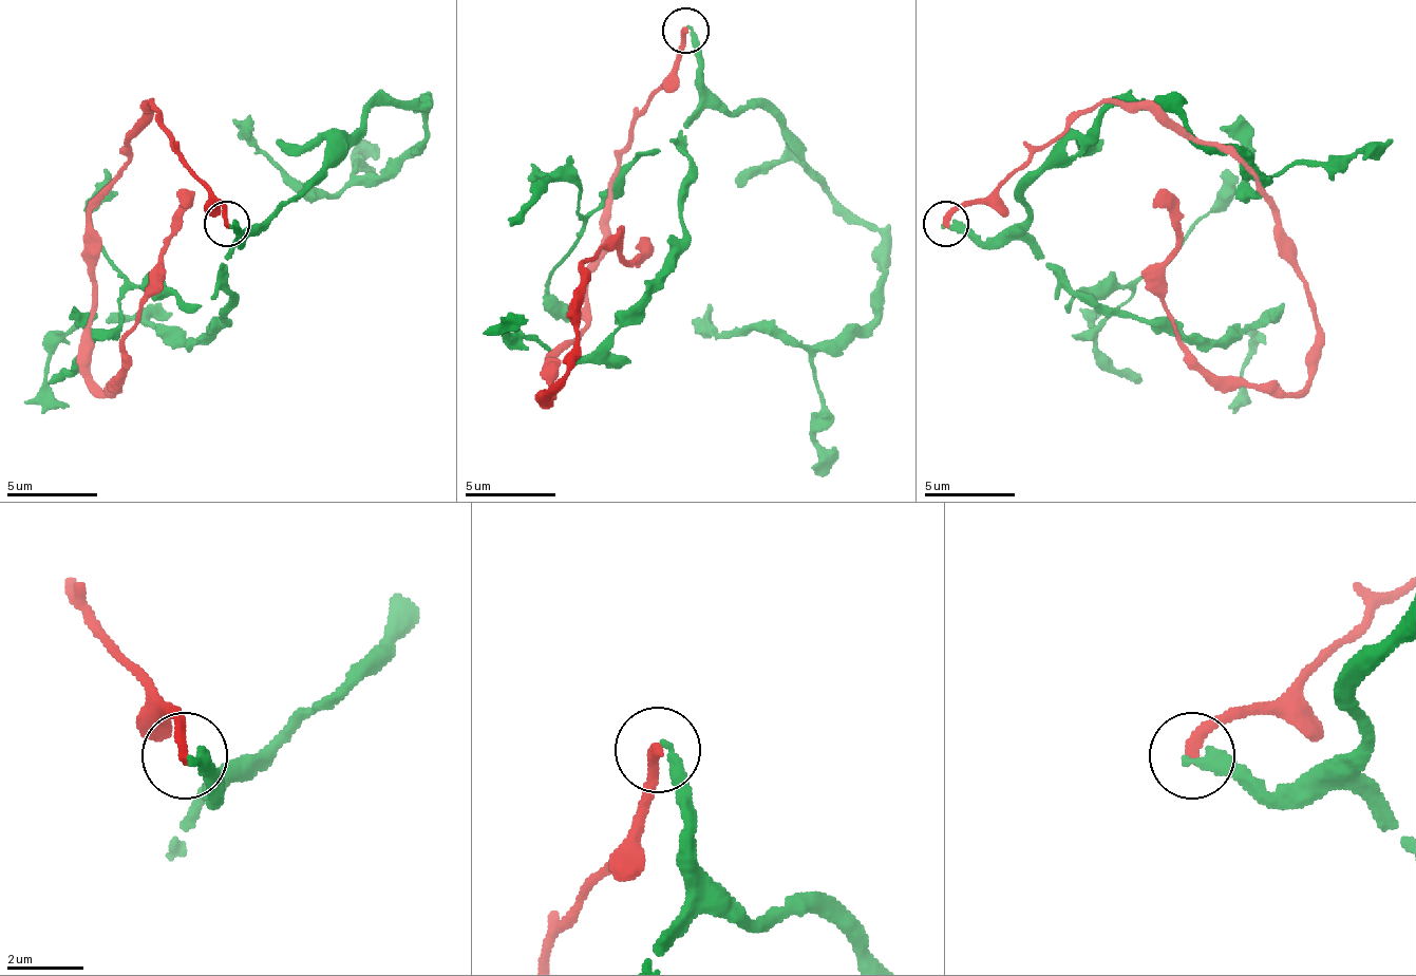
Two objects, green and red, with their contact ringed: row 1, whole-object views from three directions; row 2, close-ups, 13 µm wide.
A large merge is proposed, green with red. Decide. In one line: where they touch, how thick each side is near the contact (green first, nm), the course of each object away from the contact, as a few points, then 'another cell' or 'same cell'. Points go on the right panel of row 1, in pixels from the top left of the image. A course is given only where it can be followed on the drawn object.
at (946, 224); 260 nm thick on the green side, 320 nm on the other; green runs (947, 227), (1006, 236), (1024, 186), (1111, 104), (1170, 109), (1229, 145), (1262, 176), (1252, 195), (1239, 117); red runs (947, 223), (1101, 104), (1156, 104), (1280, 218), (1316, 322), (1298, 391), (1229, 387), (1180, 341), (1162, 190); another cell

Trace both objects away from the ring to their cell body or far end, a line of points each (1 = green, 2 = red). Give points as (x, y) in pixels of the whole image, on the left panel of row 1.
1: (230, 227), (252, 236), (376, 104), (417, 104), (426, 131), (335, 195), (303, 190), (234, 117)
2: (225, 223), (148, 104), (130, 136), (130, 163), (89, 218), (89, 373), (107, 391), (175, 209), (193, 190)

